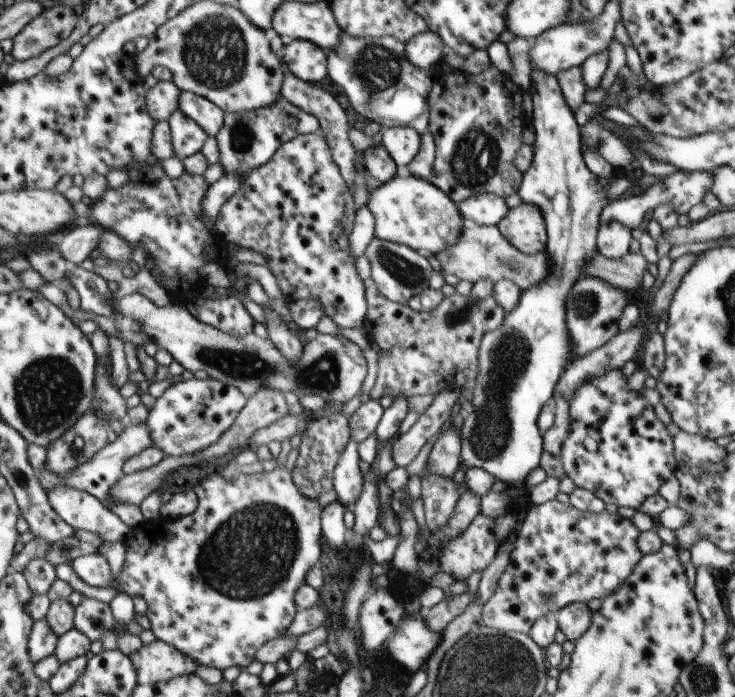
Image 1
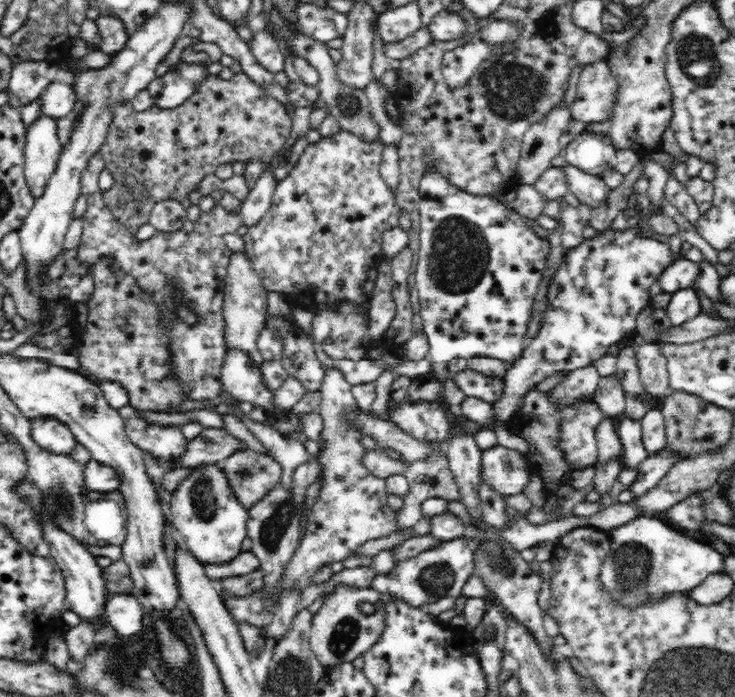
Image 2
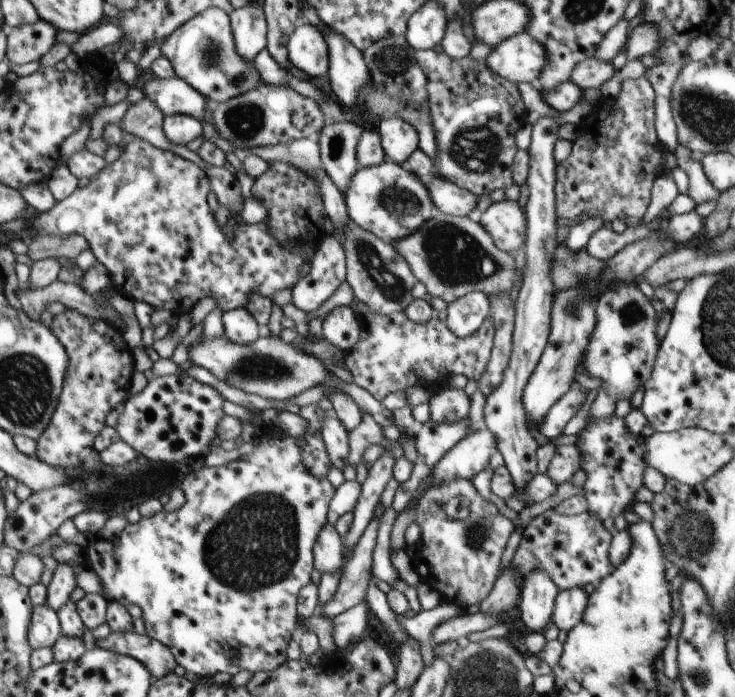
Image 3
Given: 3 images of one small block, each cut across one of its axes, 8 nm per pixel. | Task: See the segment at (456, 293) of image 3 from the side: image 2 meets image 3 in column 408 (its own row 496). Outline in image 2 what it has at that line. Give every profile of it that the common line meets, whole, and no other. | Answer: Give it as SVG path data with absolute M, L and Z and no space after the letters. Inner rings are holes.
M250 448L242 450L242 452L236 452L234 456L224 460L220 467L224 469L235 496L246 509L266 496L272 488L276 488L280 484L280 477L282 476L282 467L271 455Z

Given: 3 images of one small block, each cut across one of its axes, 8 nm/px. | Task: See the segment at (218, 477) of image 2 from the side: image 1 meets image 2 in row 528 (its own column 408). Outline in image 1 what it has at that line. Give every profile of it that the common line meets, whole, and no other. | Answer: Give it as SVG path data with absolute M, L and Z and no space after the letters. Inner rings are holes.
M410 175L393 179L370 193L366 206L375 216L375 236L385 241L406 245L419 252L442 254L456 245L463 234L464 218L457 203L435 183Z

